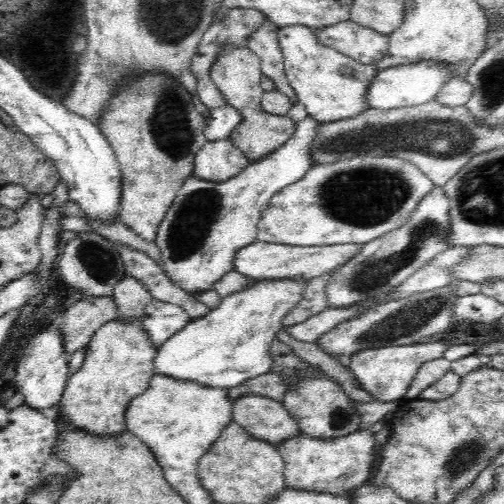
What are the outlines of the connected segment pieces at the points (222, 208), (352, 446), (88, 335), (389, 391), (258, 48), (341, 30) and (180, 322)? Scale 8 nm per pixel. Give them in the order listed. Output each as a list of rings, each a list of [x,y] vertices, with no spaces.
[[[307,114],[295,123],[294,134],[279,149],[269,152],[260,161],[250,162],[228,181],[207,181],[193,175],[184,181],[156,234],[164,272],[176,286],[190,294],[214,290],[214,282],[235,270],[234,254],[256,242],[257,224],[272,197],[285,186],[298,182],[313,168],[310,146],[318,126],[321,126],[320,121]]]
[[[360,428],[356,432],[329,439],[308,437],[302,432],[285,438],[277,444],[285,462],[285,485],[292,489],[344,496],[370,478],[375,444],[374,433]]]
[[[80,296],[77,302],[66,310],[64,316],[56,321],[62,333],[67,358],[88,346],[94,332],[118,316],[118,306],[113,297]]]
[[[446,341],[429,343],[410,343],[404,346],[387,346],[369,348],[355,352],[351,357],[349,367],[354,374],[356,383],[366,390],[374,400],[389,402],[393,405],[404,401],[420,366],[425,362],[442,358],[443,352],[450,346]]]
[[[266,17],[263,23],[249,36],[248,49],[261,58],[262,72],[272,80],[275,89],[290,97],[295,103],[297,94],[285,75],[283,52],[277,37],[279,28]]]
[[[348,19],[330,26],[314,29],[323,46],[360,61],[373,65],[382,60],[389,50],[389,35],[362,26]]]
[[[154,299],[146,306],[140,320],[144,331],[148,333],[148,339],[156,348],[192,321],[180,306]]]

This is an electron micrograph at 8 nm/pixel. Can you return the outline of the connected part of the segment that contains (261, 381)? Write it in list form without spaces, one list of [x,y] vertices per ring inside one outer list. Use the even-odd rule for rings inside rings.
[[[269,371],[267,374],[248,380],[244,385],[230,388],[228,397],[230,397],[230,401],[233,404],[242,395],[262,395],[268,393],[270,398],[282,401],[287,390],[283,376],[277,374],[277,372]]]

